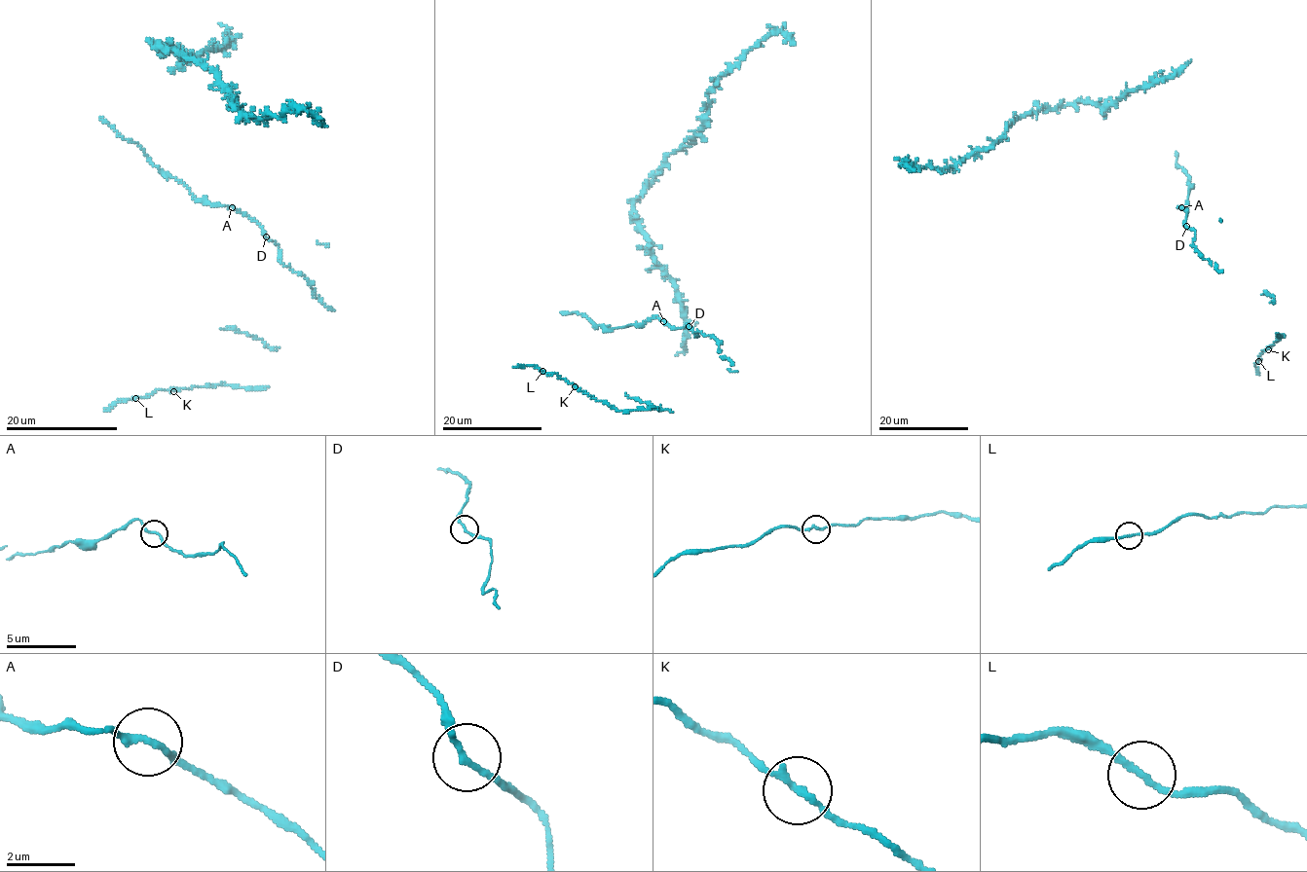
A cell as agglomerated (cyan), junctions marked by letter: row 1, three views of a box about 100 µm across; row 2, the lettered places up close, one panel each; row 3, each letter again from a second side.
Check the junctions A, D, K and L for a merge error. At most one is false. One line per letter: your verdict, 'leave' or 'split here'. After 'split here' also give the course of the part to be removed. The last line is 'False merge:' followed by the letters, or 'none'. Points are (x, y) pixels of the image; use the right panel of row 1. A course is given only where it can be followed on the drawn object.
A: leave
D: leave
K: leave
L: leave
False merge: none

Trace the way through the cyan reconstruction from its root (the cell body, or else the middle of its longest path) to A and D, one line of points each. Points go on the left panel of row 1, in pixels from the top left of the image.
A: (157, 167), (175, 177), (196, 199), (232, 207)
D: (157, 167), (175, 177), (196, 199), (235, 207), (249, 216), (266, 236)

